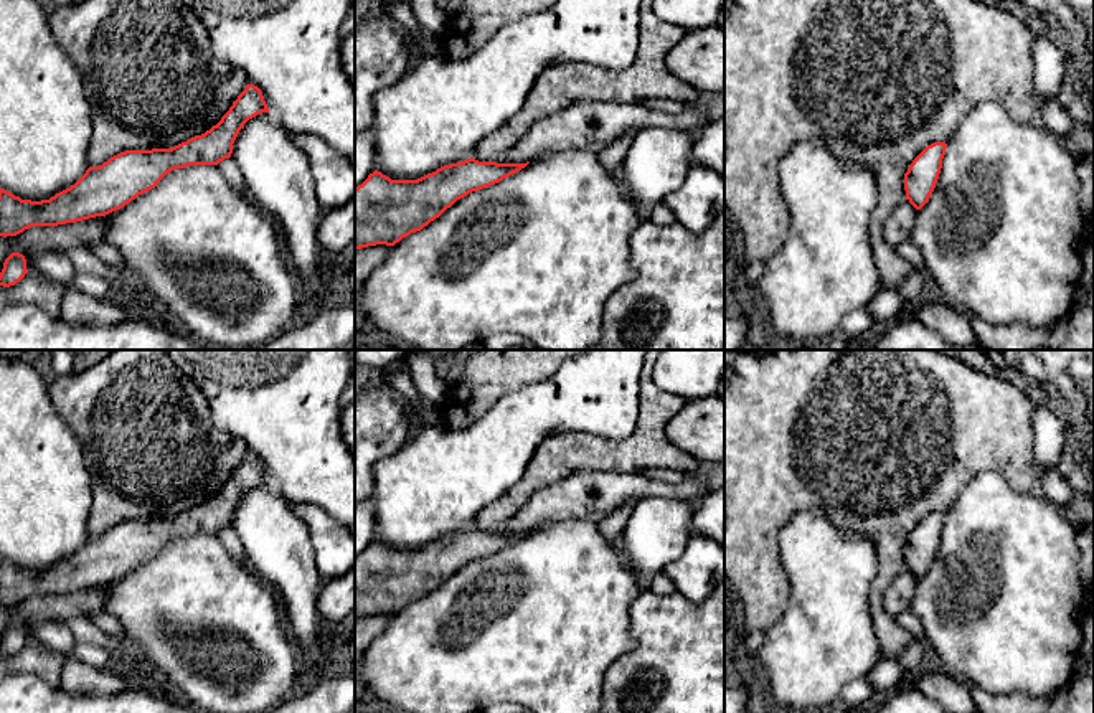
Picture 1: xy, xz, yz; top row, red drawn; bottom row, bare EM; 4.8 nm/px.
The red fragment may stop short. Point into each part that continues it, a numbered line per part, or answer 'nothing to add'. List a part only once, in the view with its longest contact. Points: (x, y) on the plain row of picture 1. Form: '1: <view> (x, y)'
1: xy (37, 609)

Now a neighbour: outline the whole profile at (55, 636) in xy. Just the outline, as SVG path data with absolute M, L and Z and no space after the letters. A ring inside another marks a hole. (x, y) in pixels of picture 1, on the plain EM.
M43 622L28 632L28 640L36 642L59 655L69 657L78 644L73 632L63 622Z

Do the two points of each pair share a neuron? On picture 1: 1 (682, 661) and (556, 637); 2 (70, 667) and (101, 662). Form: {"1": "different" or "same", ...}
{"1": "different", "2": "different"}

